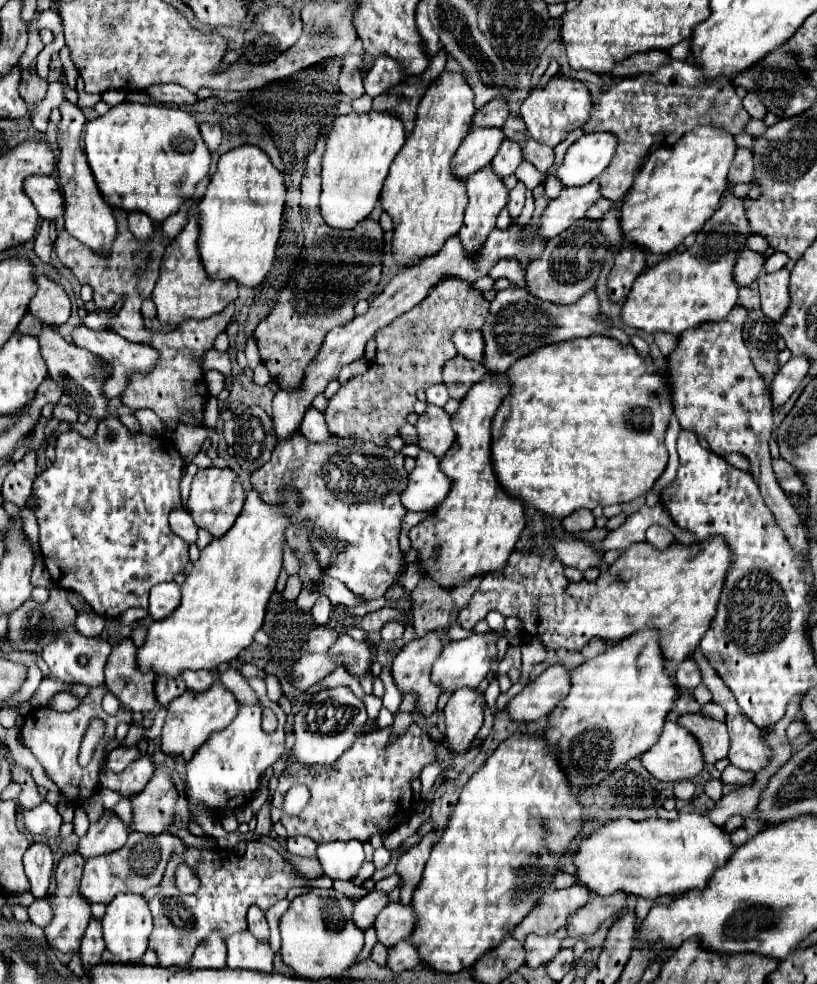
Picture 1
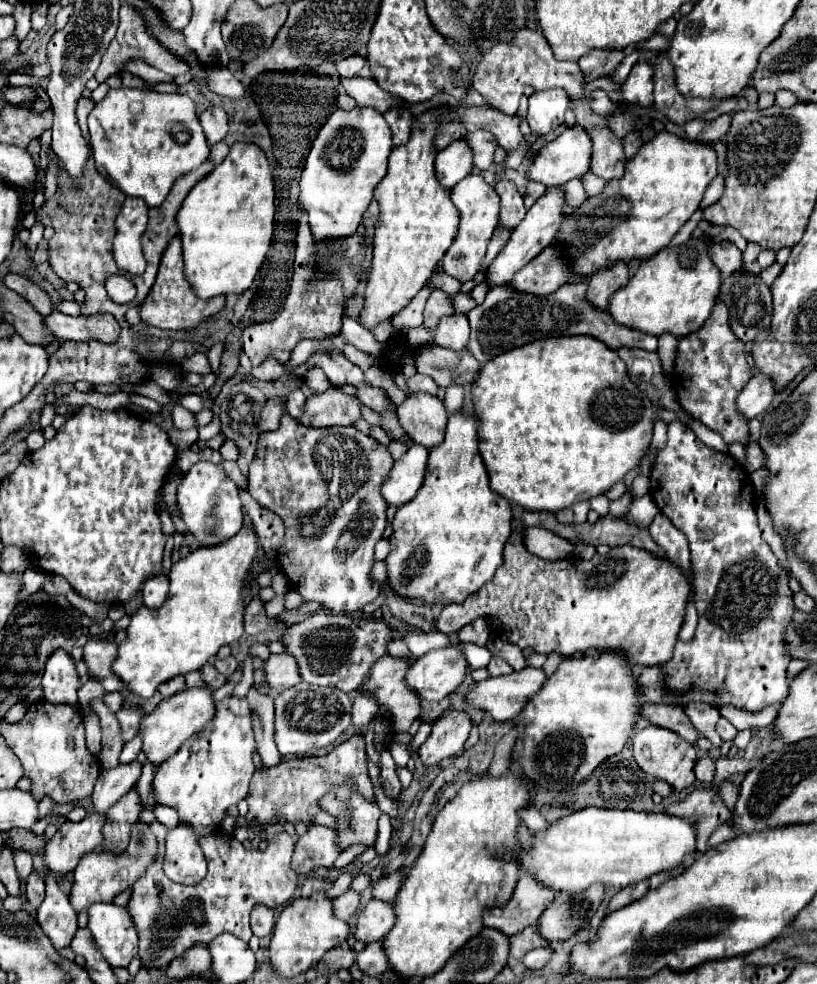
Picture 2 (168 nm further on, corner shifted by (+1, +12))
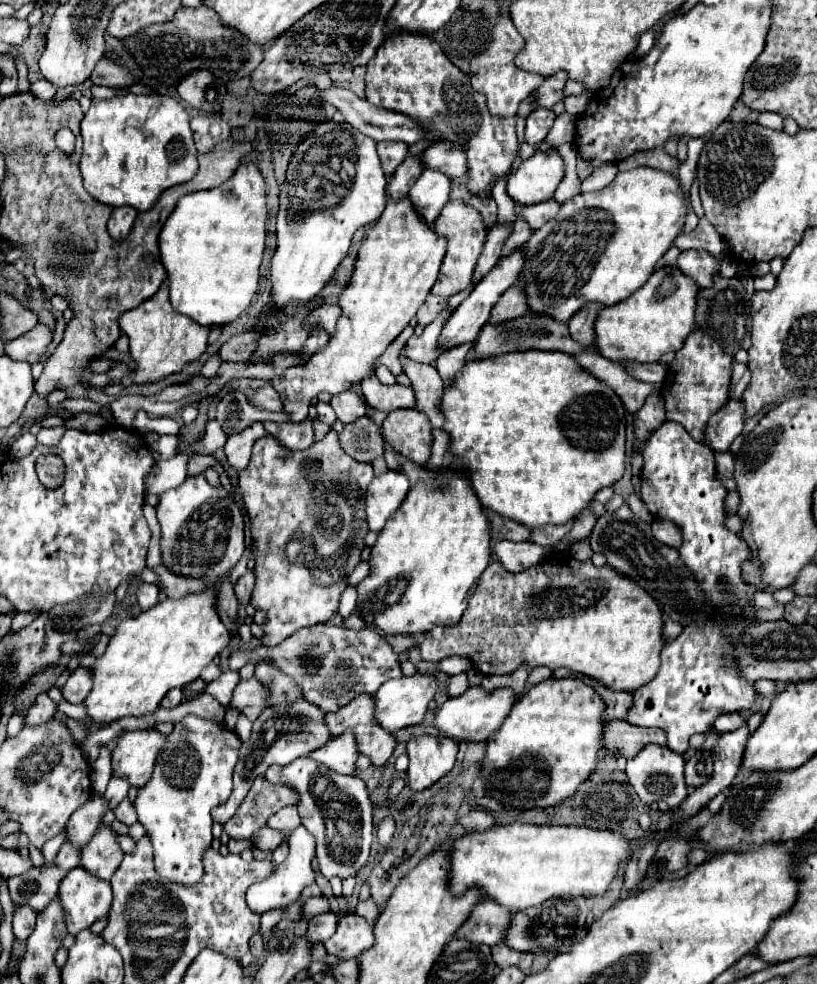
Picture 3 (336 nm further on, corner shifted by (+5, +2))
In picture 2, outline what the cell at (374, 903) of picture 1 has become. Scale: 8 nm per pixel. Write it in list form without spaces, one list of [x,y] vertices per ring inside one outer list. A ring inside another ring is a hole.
[[[349,889],[347,893],[335,897],[335,915],[349,923],[353,919],[353,915],[357,913],[359,903],[361,903],[361,893]]]

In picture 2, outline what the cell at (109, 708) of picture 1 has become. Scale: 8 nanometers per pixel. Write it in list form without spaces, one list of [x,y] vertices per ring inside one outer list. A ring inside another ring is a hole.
[[[55,649],[47,657],[41,687],[45,701],[53,701],[55,705],[77,705],[77,689],[81,687],[81,677],[77,673],[75,659],[67,651]]]

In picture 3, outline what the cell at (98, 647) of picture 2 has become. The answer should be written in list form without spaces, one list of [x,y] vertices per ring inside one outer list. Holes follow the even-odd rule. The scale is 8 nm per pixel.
[[[77,667],[75,671],[71,671],[67,683],[61,687],[61,693],[65,701],[81,703],[87,697],[89,689],[91,689],[91,671]]]

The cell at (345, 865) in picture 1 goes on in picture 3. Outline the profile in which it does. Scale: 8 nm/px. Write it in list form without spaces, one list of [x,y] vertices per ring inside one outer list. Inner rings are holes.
[[[299,825],[297,829],[293,829],[293,833],[289,837],[287,859],[273,871],[271,877],[267,877],[261,883],[255,883],[247,889],[247,905],[251,907],[251,911],[265,913],[265,911],[273,911],[273,909],[285,909],[293,901],[297,901],[303,887],[307,887],[309,883],[315,881],[315,873],[311,869],[313,857],[315,857],[315,839],[313,839],[313,835],[307,833],[307,829],[303,825]]]

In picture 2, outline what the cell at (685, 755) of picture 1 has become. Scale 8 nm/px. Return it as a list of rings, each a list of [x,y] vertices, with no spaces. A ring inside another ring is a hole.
[[[657,725],[641,729],[633,737],[633,755],[635,755],[637,765],[645,773],[667,781],[675,791],[681,791],[695,781],[693,765],[695,765],[695,759],[697,759],[697,751],[689,741],[683,741],[683,737],[679,737],[677,733],[673,733],[669,729],[661,729]]]

